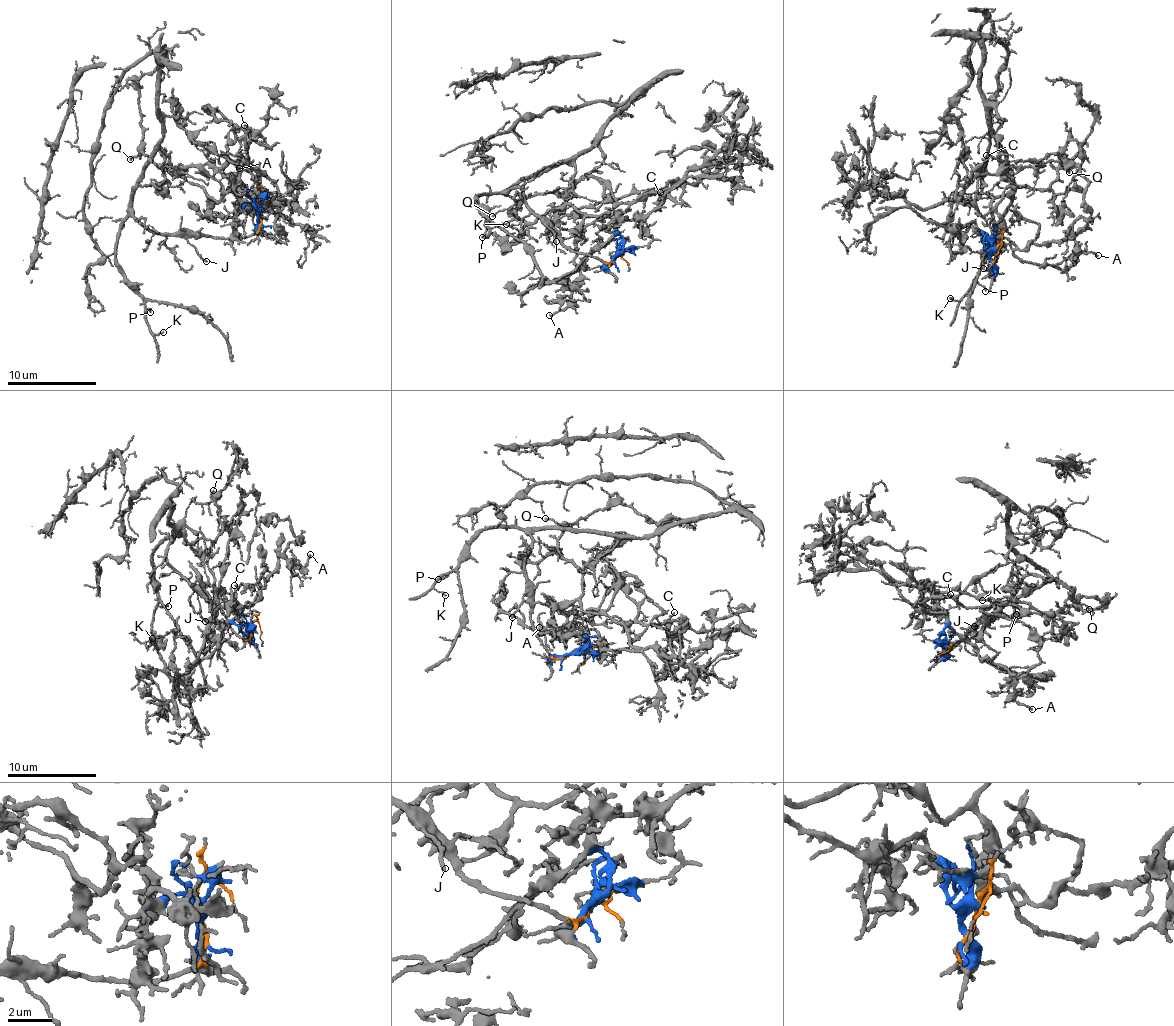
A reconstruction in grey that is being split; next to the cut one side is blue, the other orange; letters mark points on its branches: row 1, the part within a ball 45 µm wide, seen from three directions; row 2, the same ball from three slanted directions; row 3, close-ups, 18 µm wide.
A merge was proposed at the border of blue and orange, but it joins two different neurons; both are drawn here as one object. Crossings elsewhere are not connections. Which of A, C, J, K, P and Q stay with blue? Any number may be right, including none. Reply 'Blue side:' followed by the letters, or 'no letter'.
Blue side: A, C, Q

